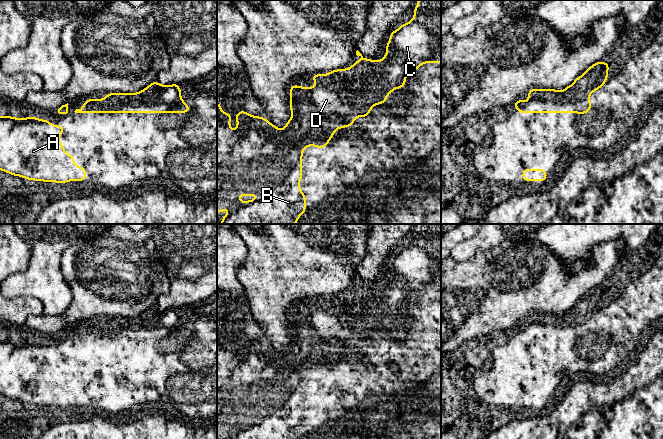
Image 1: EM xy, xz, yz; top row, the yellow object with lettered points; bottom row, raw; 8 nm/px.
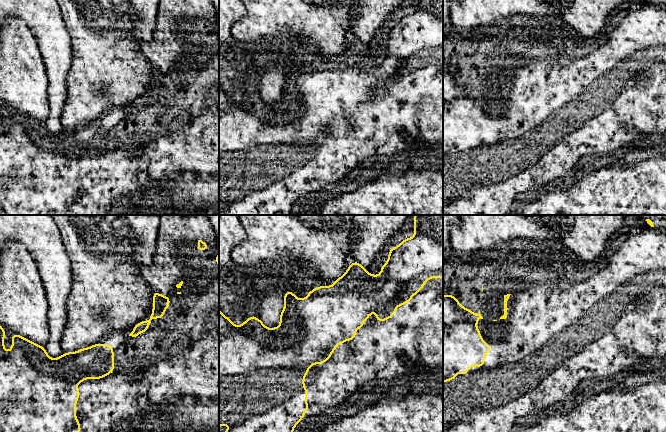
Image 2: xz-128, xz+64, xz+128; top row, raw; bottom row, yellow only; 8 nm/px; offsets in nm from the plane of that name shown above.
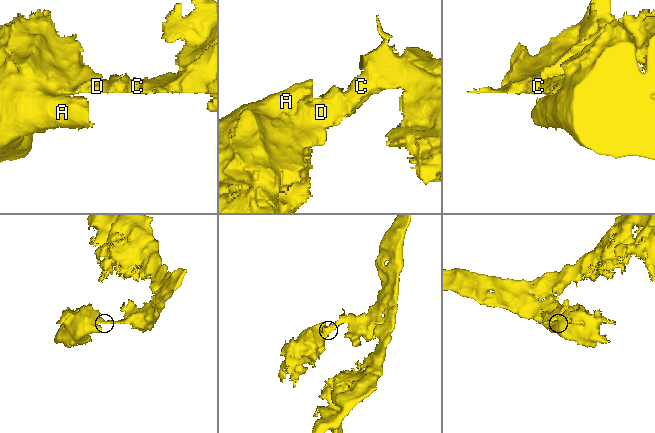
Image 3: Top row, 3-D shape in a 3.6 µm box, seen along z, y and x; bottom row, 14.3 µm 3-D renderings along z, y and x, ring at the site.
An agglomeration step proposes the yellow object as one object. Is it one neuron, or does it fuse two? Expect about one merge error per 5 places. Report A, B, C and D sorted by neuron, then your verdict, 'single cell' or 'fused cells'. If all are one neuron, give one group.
groups A B C D; single cell

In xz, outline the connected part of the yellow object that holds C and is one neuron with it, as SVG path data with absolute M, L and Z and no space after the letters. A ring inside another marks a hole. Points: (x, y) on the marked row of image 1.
M418 0L418 4L414 8L413 19L408 23L402 24L398 30L390 33L390 41L386 43L386 56L381 61L366 59L358 50L356 55L360 56L361 60L359 62L355 61L347 69L332 70L328 74L313 74L311 80L318 83L316 87L299 87L297 84L290 86L290 112L293 116L286 122L284 129L278 129L265 117L252 116L242 110L235 114L238 126L234 131L231 131L230 117L232 113L223 113L221 111L222 104L217 102L217 213L221 213L223 209L233 210L222 218L220 224L295 224L298 221L298 218L306 212L306 196L298 187L299 182L302 180L303 150L310 145L323 149L332 139L336 129L352 127L355 117L368 117L372 107L376 104L381 105L385 103L390 92L405 86L408 70L417 70L423 63L441 63L441 0ZM238 195L259 195L260 197L253 201L242 202L237 199Z

